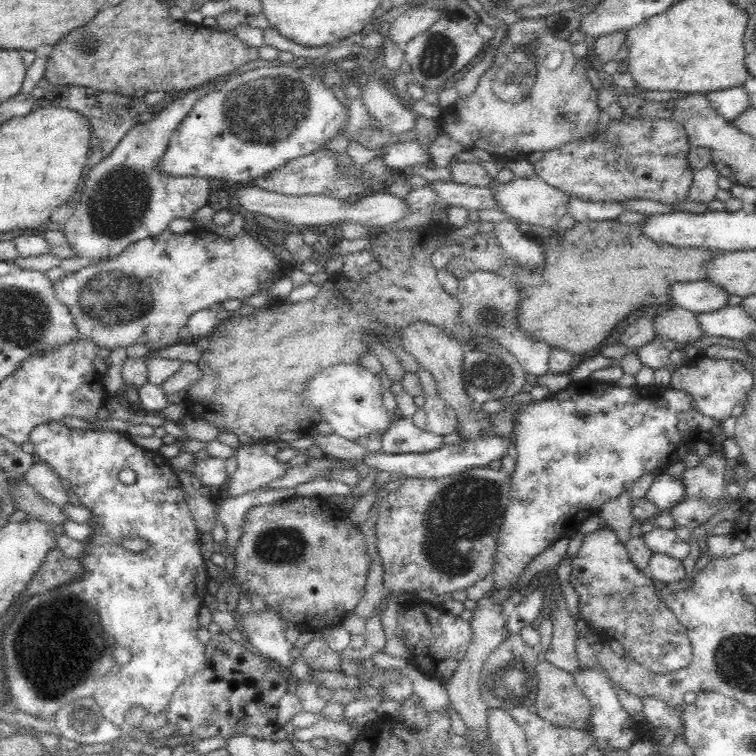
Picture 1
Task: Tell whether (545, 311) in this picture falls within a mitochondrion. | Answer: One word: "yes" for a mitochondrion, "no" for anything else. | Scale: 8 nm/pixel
no

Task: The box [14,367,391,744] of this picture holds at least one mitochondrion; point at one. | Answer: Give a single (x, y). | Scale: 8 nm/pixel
(54, 679)

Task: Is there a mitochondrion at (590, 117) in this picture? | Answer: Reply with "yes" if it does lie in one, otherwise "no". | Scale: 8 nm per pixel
no

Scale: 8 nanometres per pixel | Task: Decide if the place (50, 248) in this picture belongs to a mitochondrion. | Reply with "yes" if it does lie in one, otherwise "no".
no

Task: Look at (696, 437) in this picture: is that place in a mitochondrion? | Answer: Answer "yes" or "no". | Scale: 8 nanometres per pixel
no

